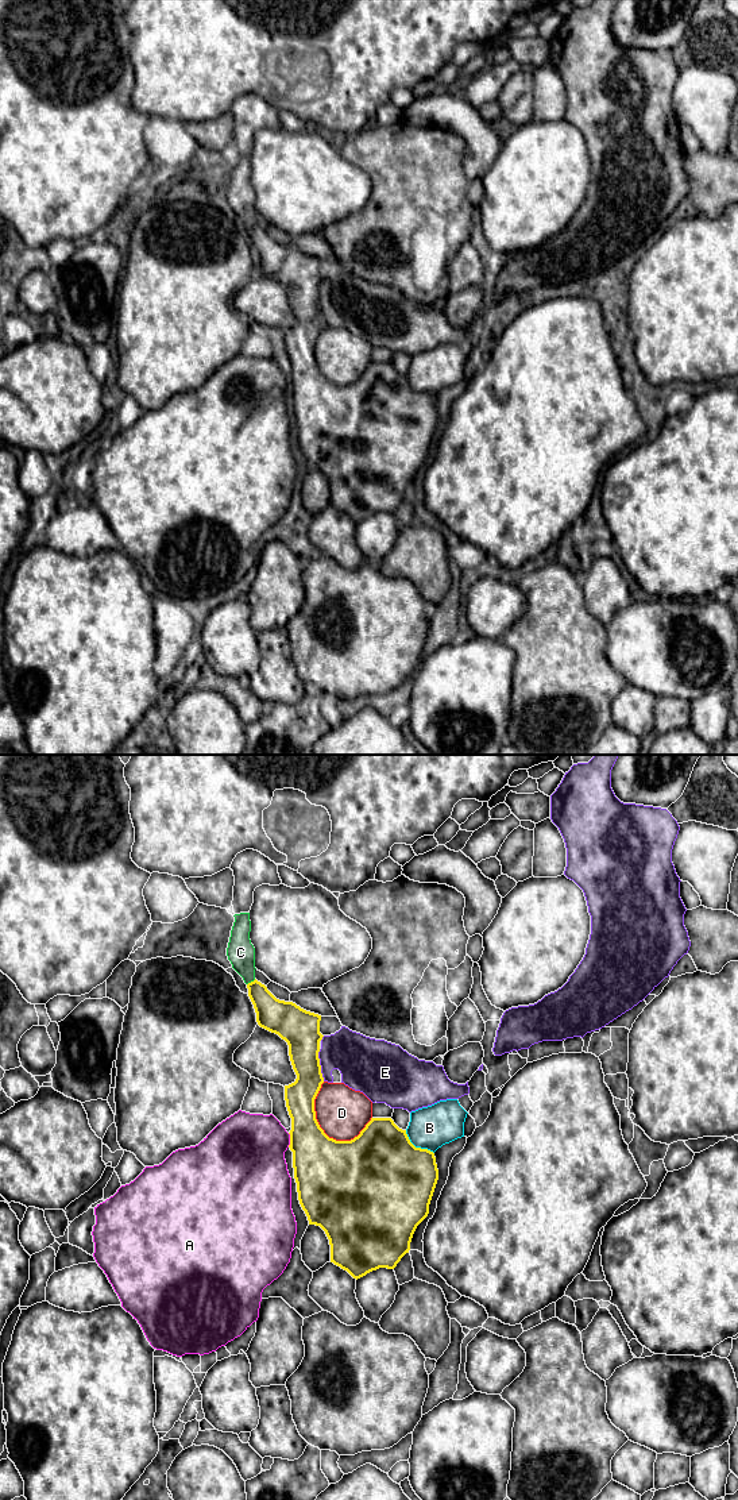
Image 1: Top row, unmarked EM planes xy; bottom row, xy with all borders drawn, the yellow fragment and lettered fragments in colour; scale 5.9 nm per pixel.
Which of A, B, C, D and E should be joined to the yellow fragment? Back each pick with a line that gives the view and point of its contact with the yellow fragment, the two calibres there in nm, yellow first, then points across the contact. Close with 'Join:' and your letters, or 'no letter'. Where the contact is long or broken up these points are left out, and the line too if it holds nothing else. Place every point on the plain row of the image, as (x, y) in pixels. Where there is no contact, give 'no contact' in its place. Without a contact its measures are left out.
C: xy (251, 226) | 200/170 nm | across xy (275, 259), (251, 226), (240, 196)
Join: C

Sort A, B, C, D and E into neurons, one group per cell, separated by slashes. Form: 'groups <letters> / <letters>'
groups A / B / C / D / E

